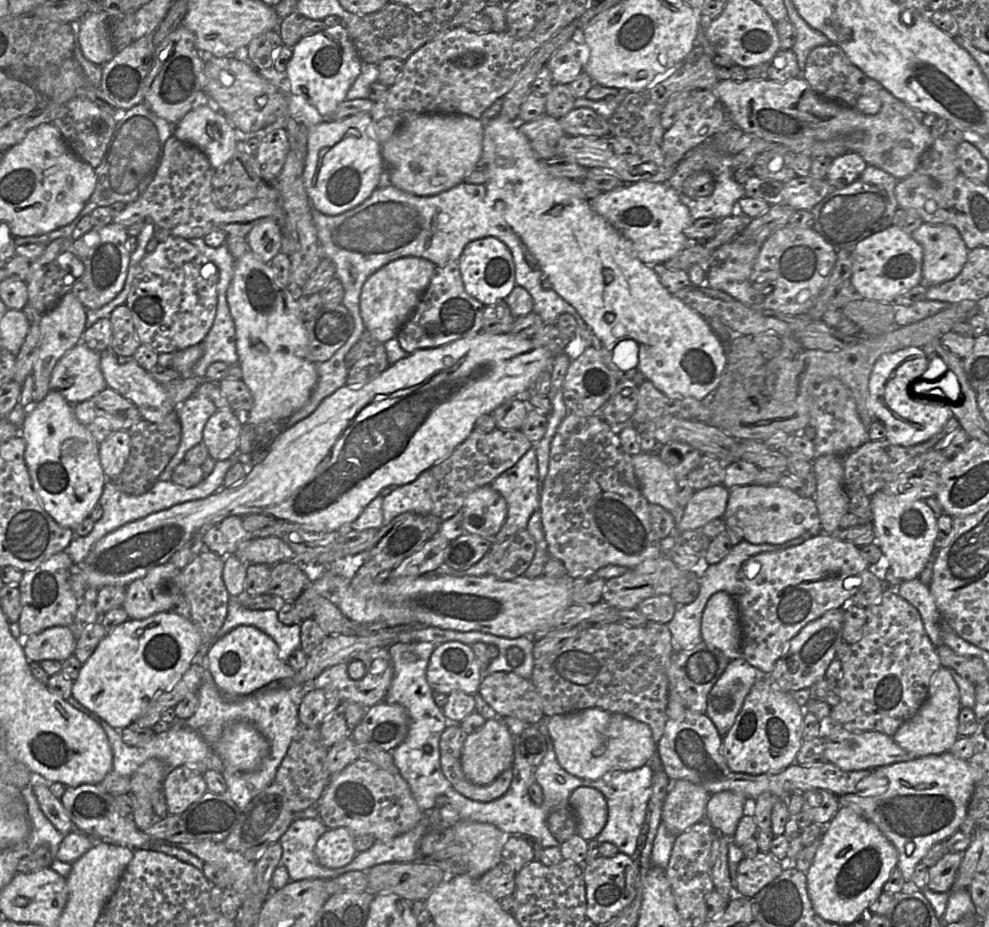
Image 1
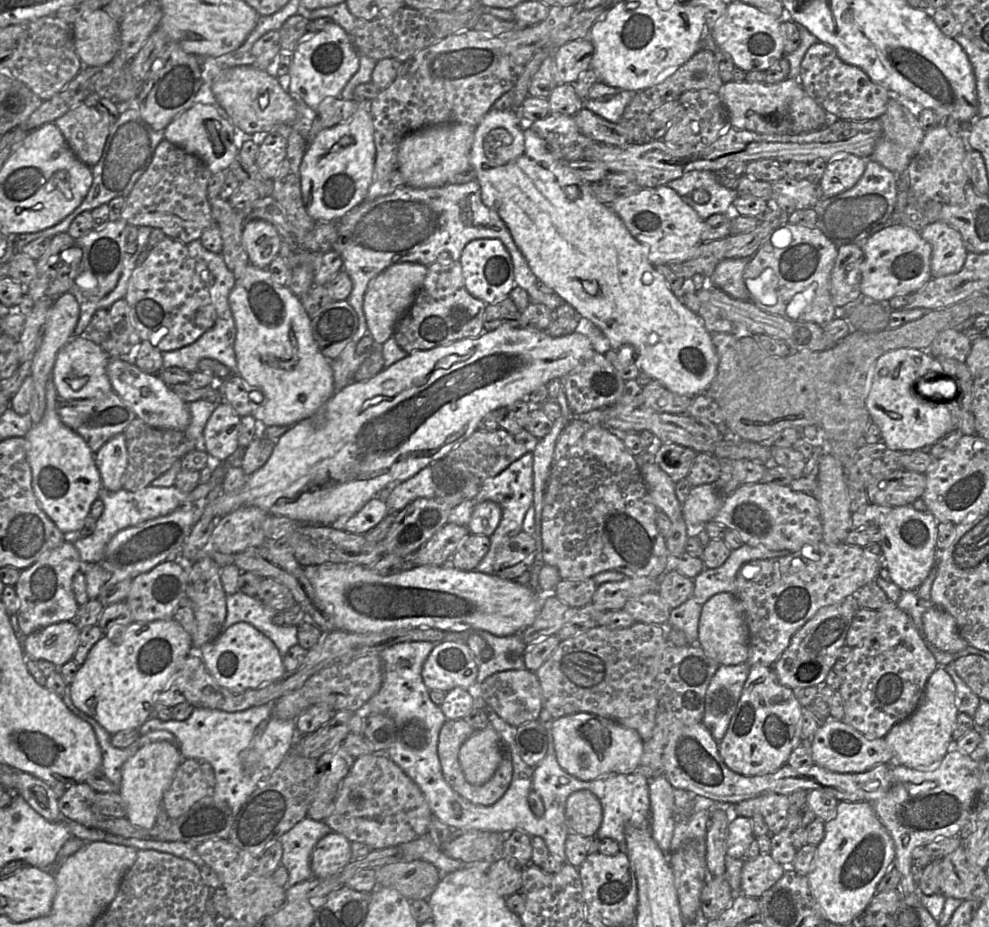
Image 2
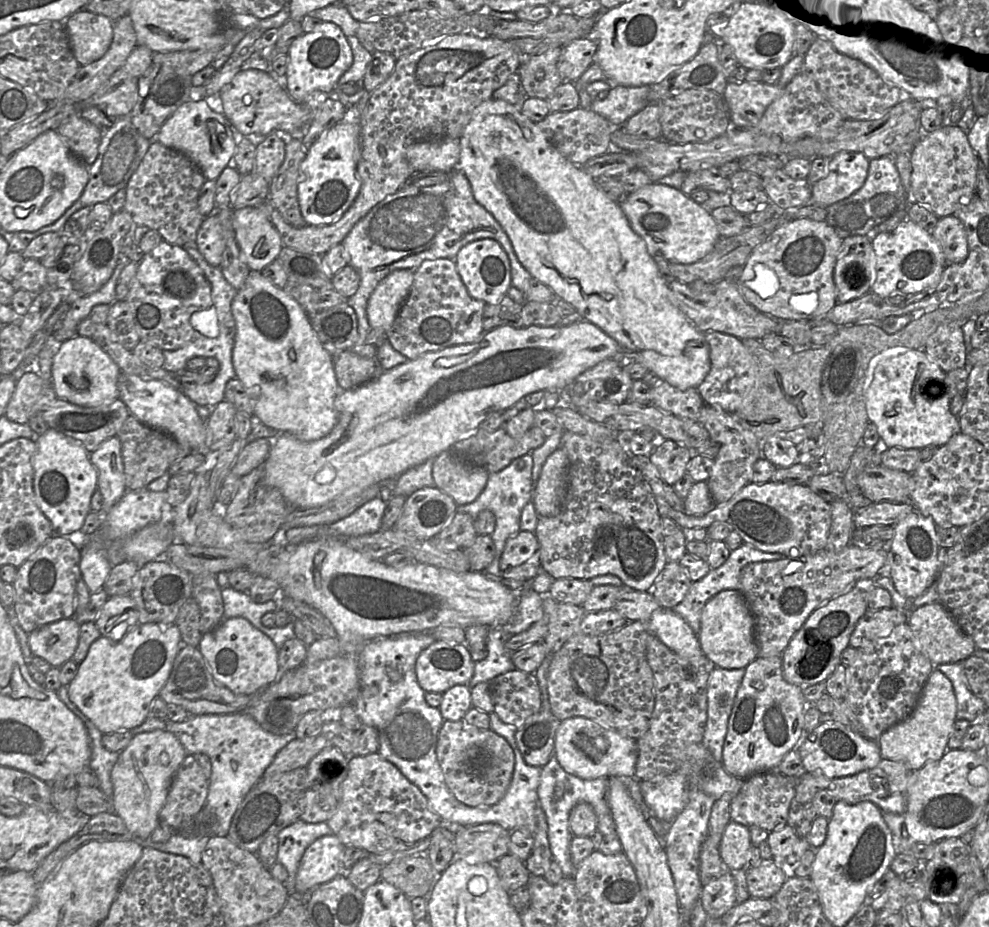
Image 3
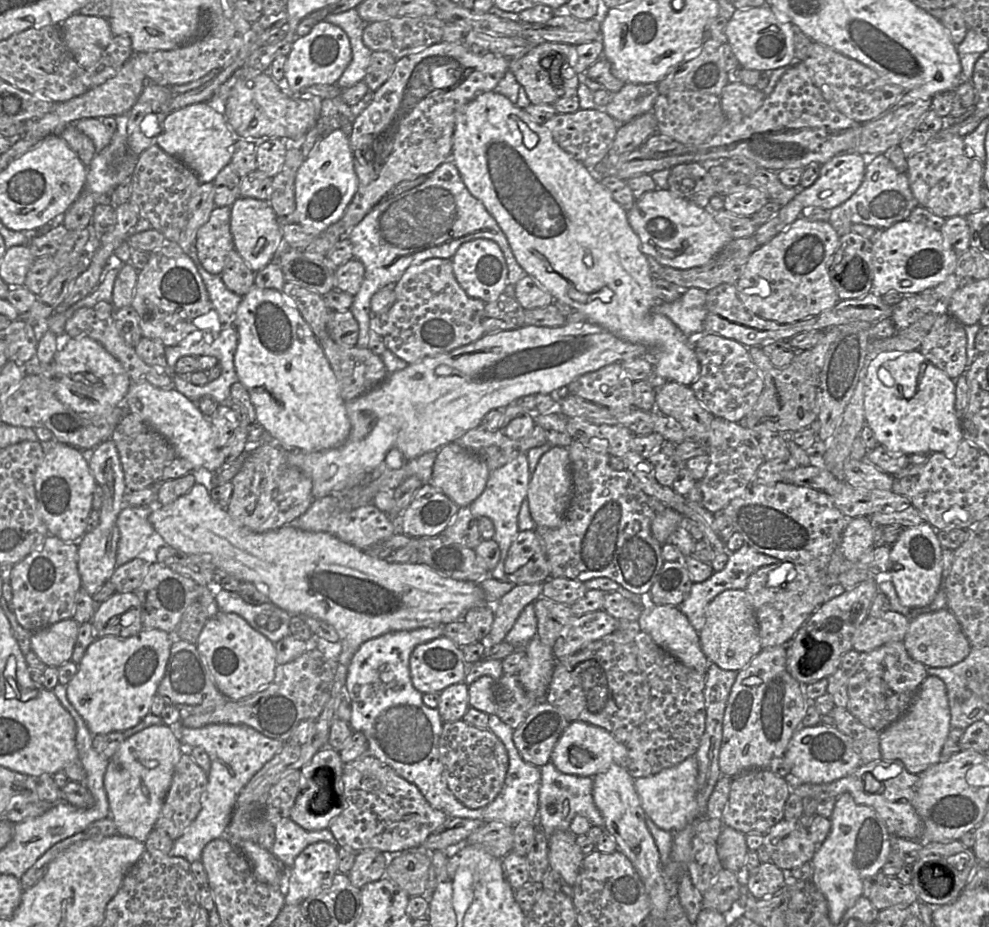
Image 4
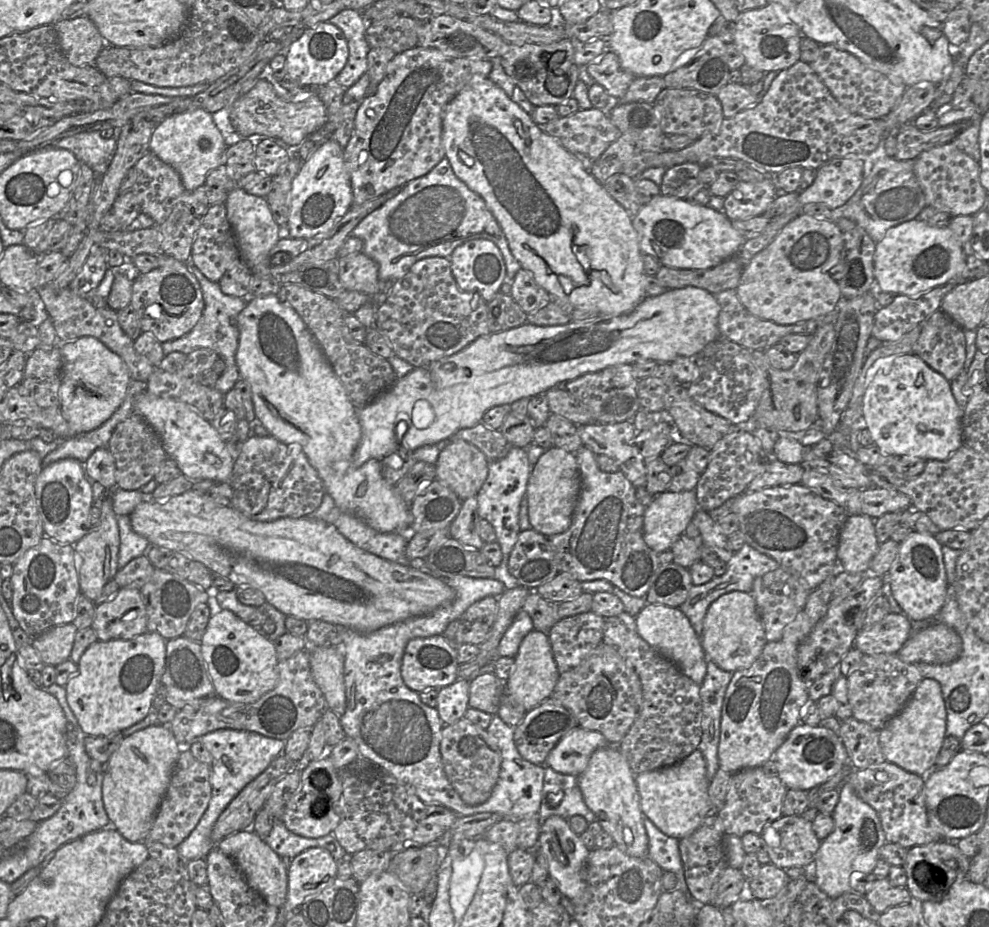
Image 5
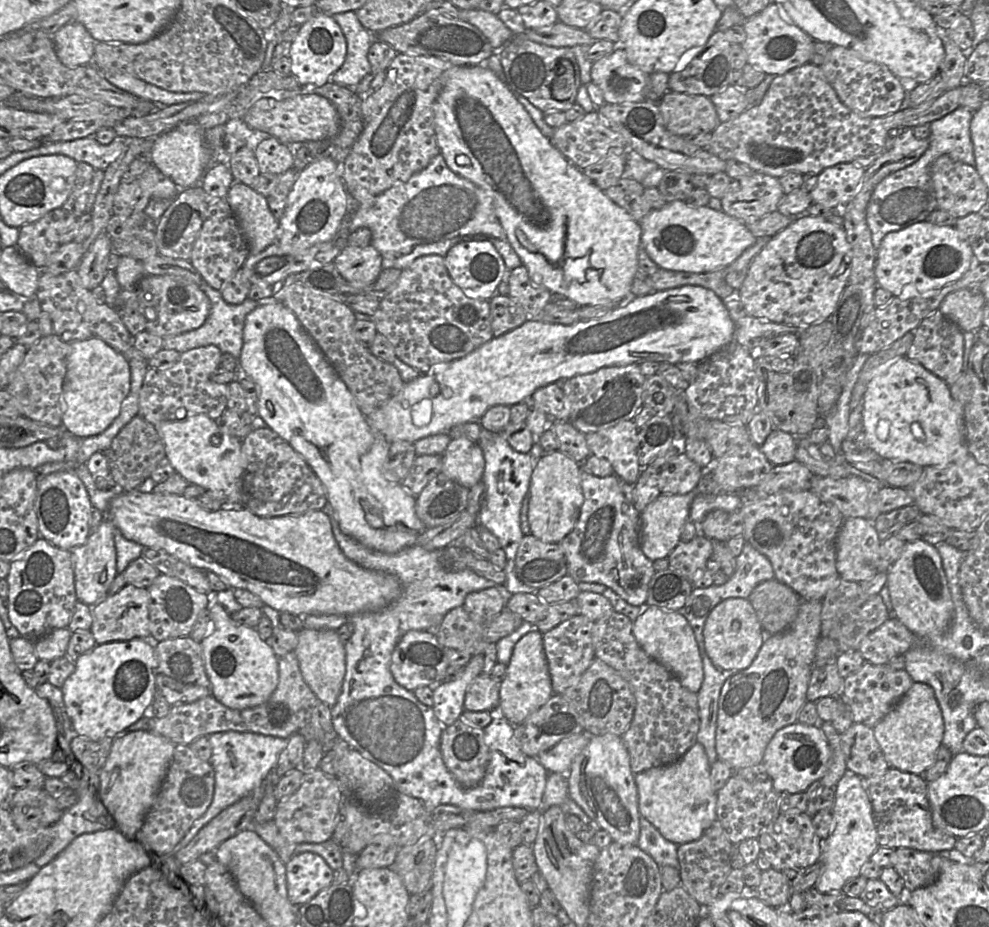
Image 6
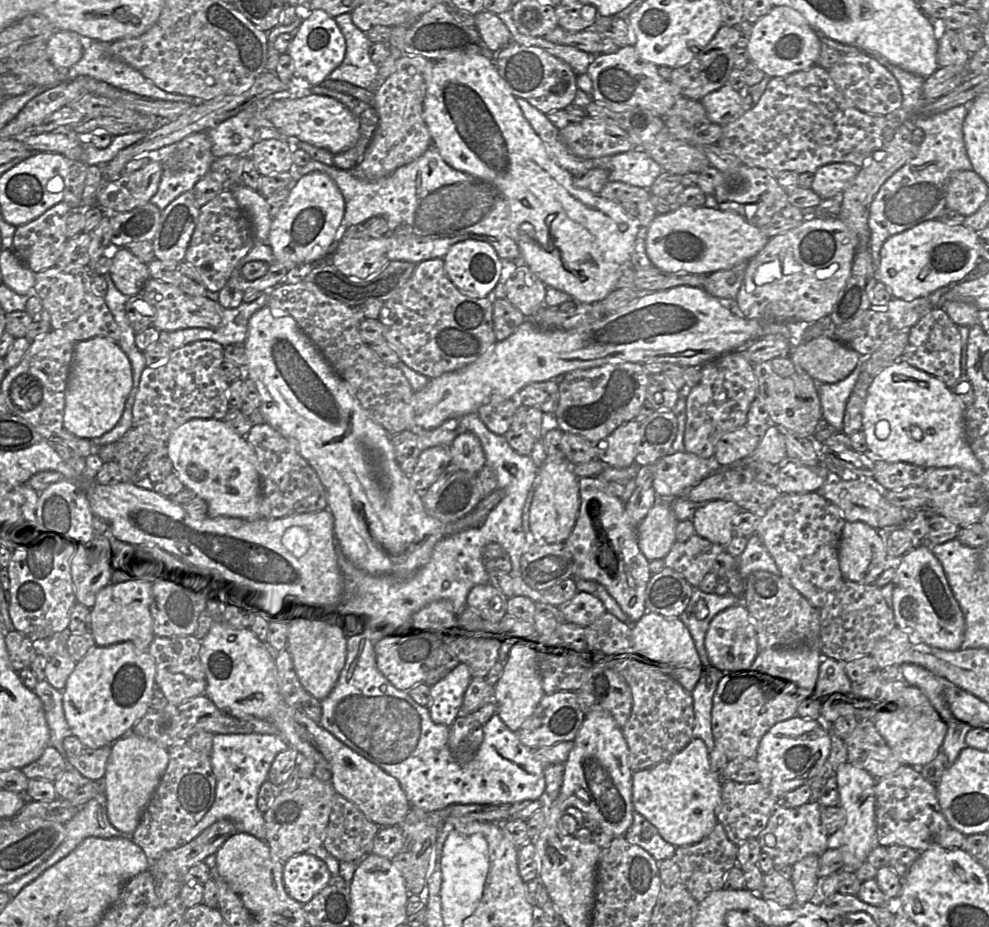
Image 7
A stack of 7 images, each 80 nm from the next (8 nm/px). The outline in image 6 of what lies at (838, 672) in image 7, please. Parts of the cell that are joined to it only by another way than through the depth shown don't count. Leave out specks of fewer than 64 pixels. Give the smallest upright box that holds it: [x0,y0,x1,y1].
[807,663,844,702]

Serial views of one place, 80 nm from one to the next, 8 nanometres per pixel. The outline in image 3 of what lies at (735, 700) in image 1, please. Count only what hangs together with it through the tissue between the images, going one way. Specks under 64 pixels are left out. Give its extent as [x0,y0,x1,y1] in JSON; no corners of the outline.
[702,666,745,762]

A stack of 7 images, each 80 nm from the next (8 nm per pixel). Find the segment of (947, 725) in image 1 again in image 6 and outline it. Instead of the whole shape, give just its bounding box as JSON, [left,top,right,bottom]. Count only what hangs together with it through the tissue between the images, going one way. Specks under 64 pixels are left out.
[874,682,944,775]

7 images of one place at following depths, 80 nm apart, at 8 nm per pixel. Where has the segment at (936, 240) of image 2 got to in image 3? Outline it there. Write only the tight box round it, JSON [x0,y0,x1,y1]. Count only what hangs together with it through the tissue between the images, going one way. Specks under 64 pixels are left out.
[931,215,970,264]

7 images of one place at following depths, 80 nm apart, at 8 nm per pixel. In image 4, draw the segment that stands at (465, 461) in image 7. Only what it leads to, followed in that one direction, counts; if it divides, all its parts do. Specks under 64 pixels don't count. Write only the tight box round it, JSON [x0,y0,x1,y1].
[431,442,489,508]

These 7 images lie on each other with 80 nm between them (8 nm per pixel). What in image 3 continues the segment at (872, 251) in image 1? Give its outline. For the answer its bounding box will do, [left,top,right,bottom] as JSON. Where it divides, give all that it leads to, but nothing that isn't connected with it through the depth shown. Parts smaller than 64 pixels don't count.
[871,220,948,298]

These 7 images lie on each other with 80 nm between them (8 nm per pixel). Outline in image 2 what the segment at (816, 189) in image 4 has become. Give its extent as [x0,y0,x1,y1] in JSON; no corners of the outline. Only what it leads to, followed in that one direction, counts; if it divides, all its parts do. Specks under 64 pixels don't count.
[818,154,866,197]

